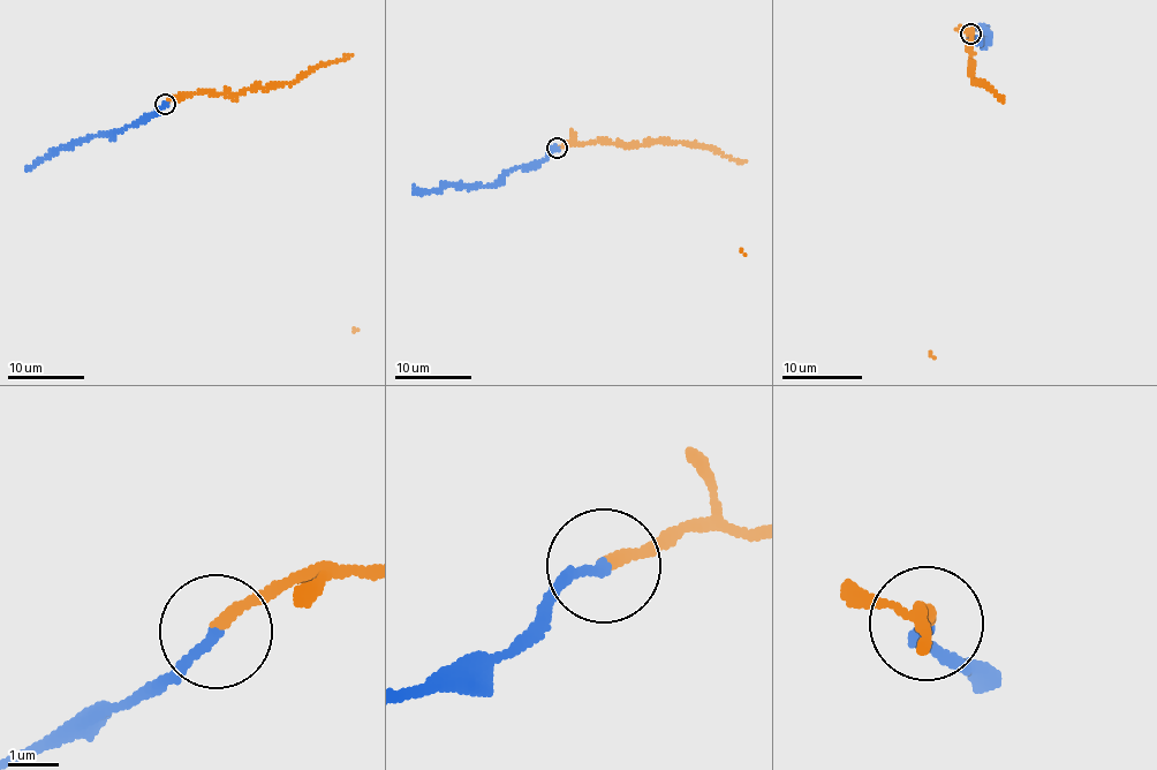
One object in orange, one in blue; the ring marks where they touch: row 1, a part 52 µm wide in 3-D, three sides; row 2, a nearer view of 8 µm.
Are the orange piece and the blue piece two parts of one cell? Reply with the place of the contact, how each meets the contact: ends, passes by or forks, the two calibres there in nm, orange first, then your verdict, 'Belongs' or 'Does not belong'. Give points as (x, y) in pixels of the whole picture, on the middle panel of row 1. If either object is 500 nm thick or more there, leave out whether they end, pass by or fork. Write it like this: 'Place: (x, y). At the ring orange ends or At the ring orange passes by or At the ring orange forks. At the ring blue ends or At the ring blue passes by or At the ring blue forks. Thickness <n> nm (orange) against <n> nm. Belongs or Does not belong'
Place: (557, 148). At the ring orange ends. At the ring blue ends. Thickness 240 nm (orange) against 200 nm. Does not belong

